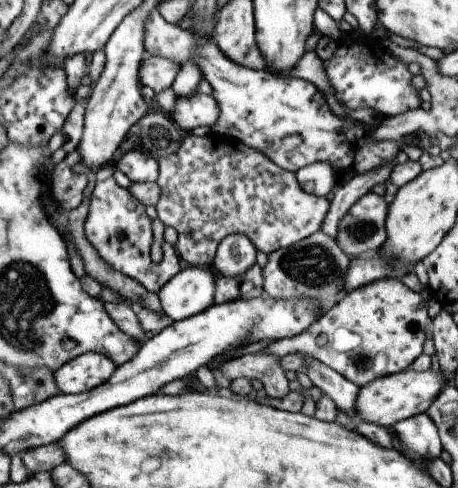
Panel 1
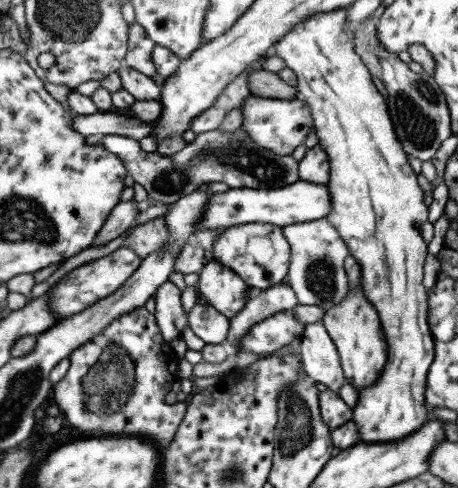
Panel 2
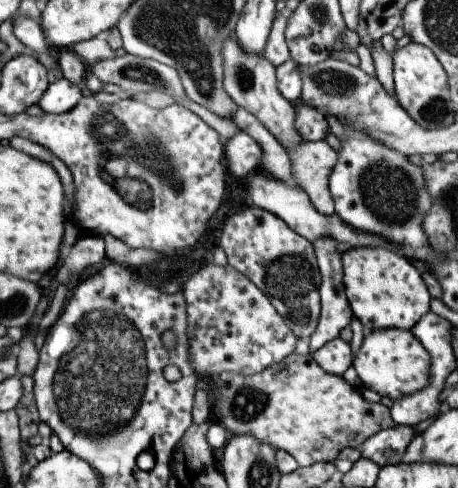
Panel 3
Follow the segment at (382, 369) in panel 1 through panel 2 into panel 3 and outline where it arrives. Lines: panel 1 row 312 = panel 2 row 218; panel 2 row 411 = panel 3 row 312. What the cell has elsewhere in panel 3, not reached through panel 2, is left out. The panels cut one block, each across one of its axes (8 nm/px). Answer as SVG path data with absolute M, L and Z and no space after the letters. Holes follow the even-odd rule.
M351 247L342 252L342 280L353 316L363 326L365 333L373 330L411 328L430 311L430 293L421 272L405 256L382 247Z

